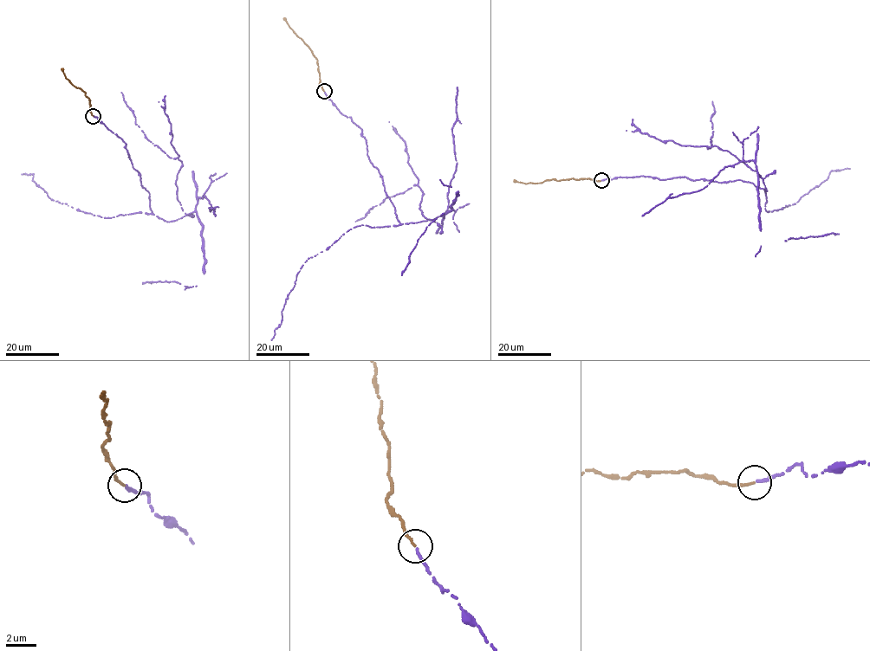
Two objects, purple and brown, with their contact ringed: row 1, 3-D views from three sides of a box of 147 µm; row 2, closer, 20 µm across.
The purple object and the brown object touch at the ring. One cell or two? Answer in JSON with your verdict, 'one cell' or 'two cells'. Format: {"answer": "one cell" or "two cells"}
{"answer": "one cell"}

